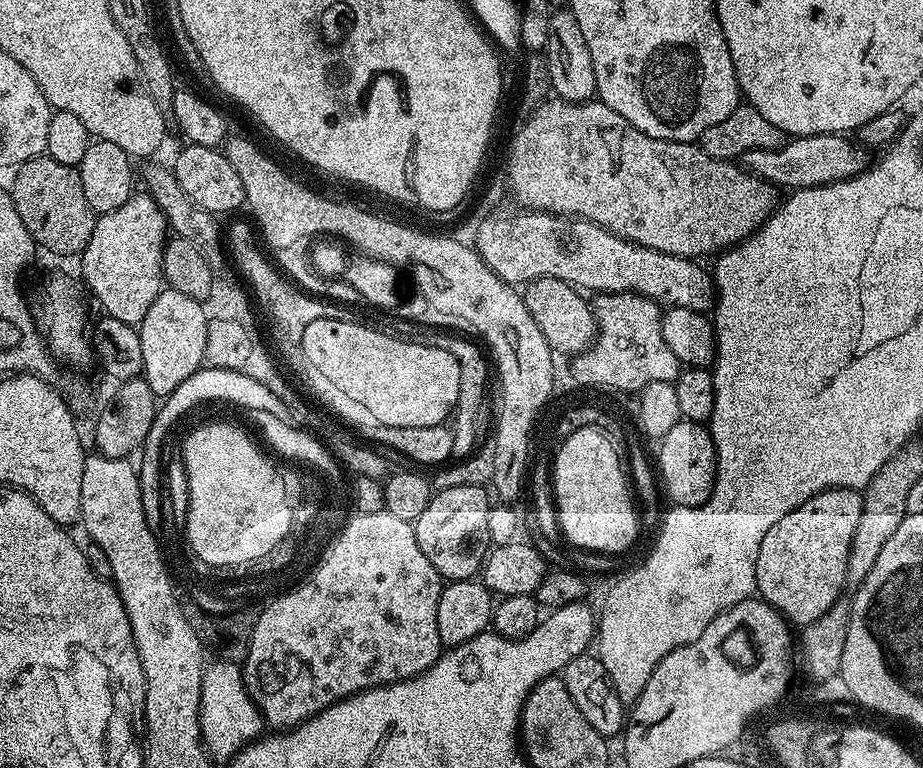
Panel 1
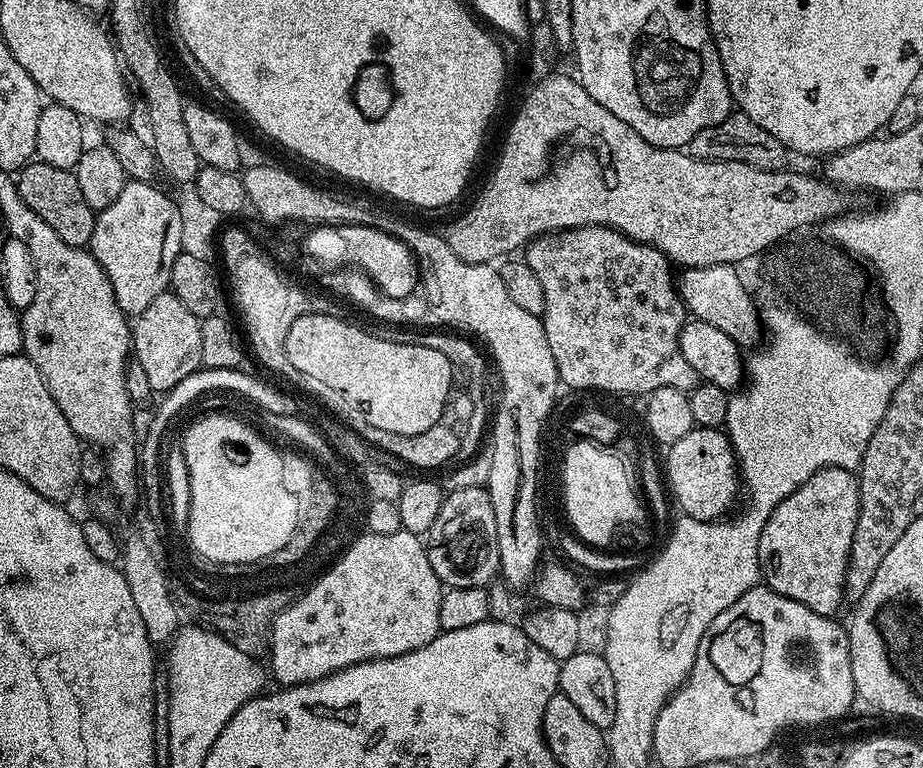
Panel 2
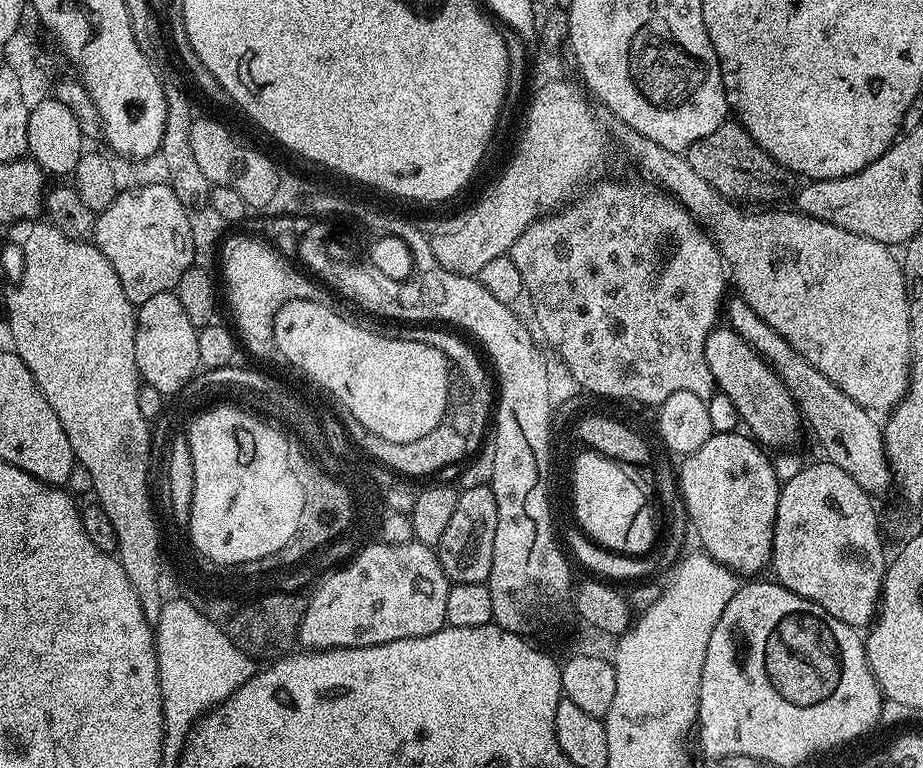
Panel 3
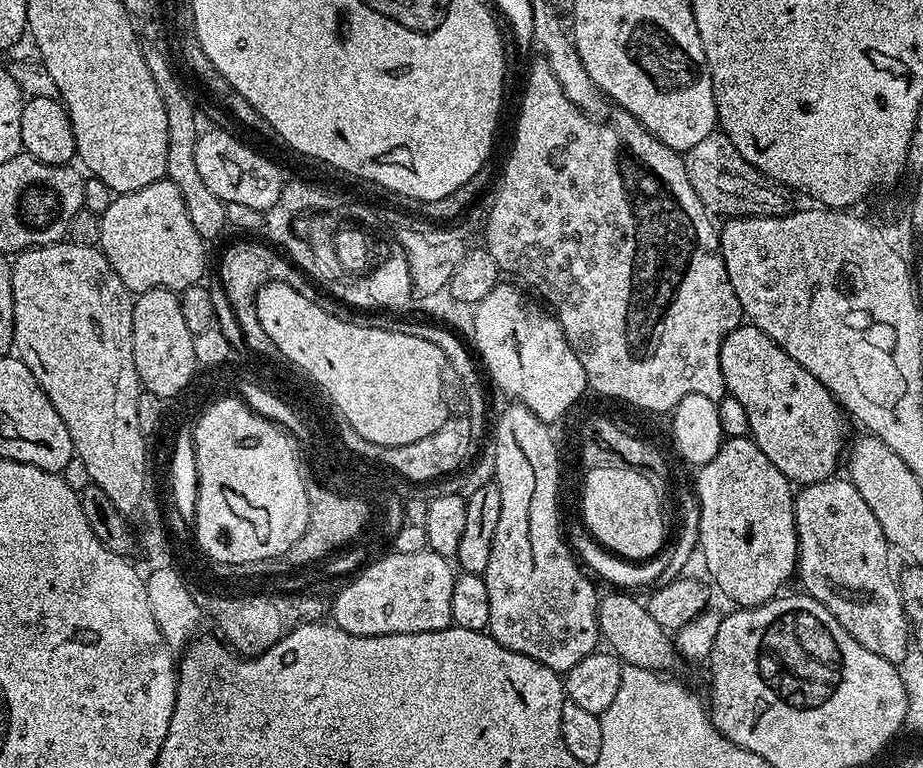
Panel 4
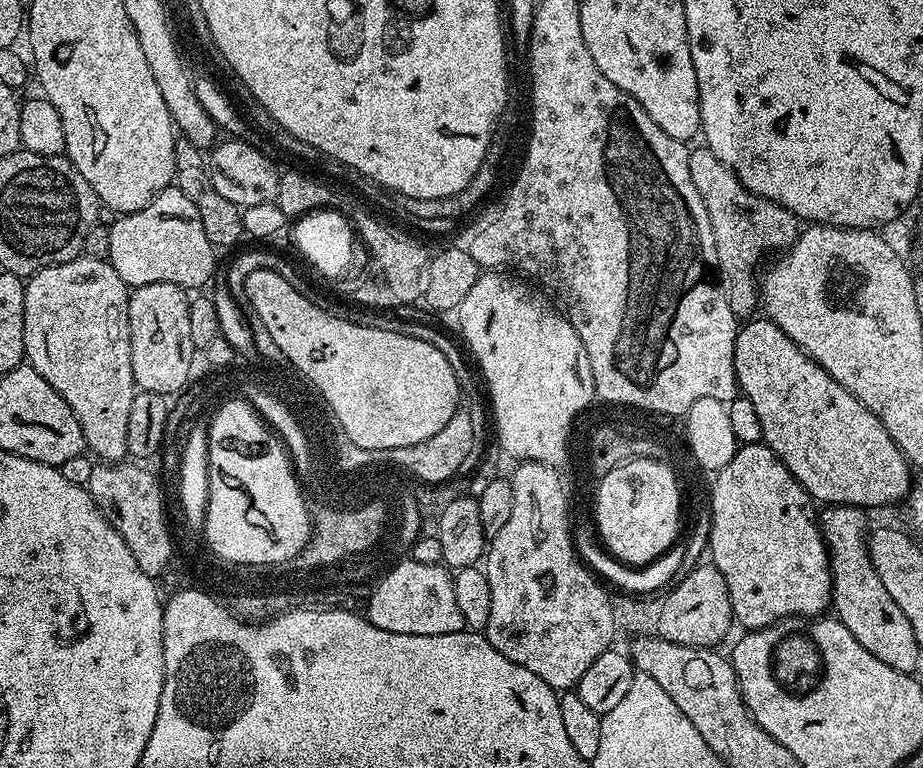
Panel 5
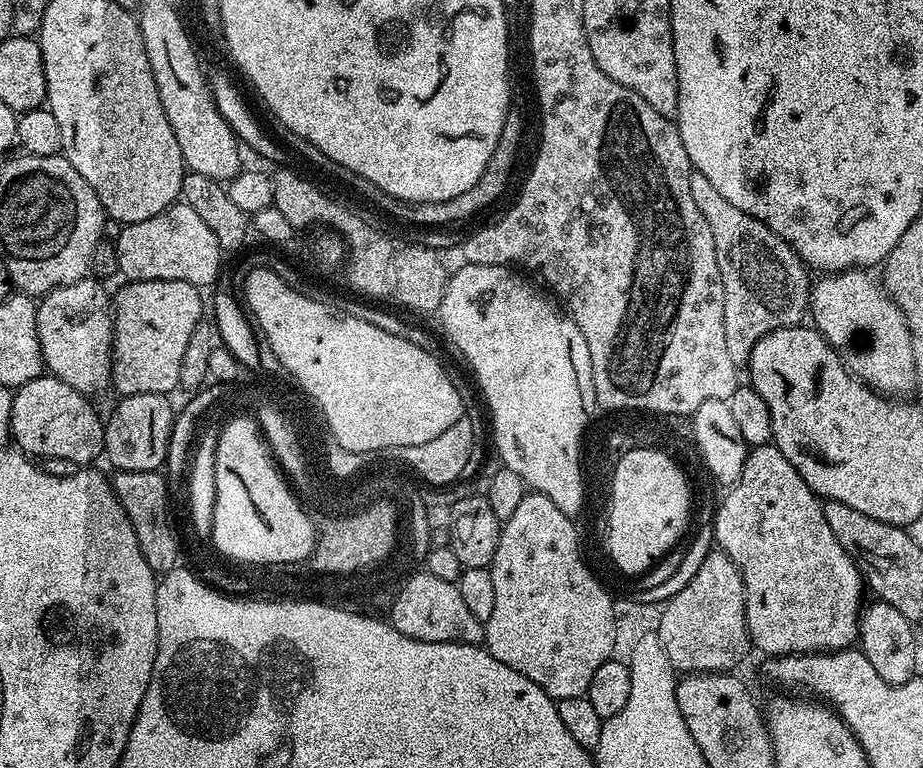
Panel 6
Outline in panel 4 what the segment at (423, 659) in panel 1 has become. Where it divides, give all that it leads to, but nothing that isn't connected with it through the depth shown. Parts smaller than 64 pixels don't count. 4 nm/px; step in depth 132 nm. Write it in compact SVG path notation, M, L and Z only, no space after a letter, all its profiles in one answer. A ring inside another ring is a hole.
M389 551L388 556L384 556L379 560L373 559L372 572L364 572L364 576L360 576L360 580L356 580L356 584L352 584L352 588L348 588L344 592L344 596L338 595L336 600L333 600L330 611L331 623L337 624L342 630L346 630L355 636L389 636L390 634L418 634L419 632L437 632L443 628L449 627L452 624L452 615L450 614L450 598L454 594L454 568L445 557L439 556L434 551L419 552L418 554L398 554L394 551Z

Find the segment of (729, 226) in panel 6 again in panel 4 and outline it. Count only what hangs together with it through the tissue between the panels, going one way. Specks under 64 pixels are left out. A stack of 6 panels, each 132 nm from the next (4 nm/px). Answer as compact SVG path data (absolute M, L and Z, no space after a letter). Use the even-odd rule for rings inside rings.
M723 130L714 131L702 138L702 142L683 153L683 157L690 186L694 186L698 198L709 213L717 217L786 216L793 211L793 189L767 179L758 169L750 166L750 162L746 162L746 158L734 150L734 142L730 142Z

